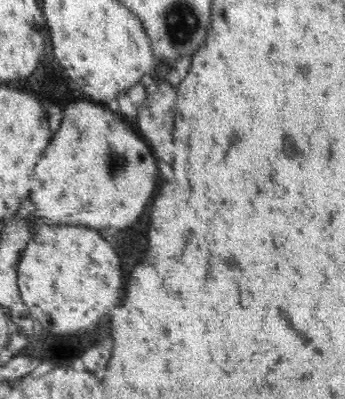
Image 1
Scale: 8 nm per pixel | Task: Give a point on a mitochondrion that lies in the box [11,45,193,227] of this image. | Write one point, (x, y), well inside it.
(117, 162)

